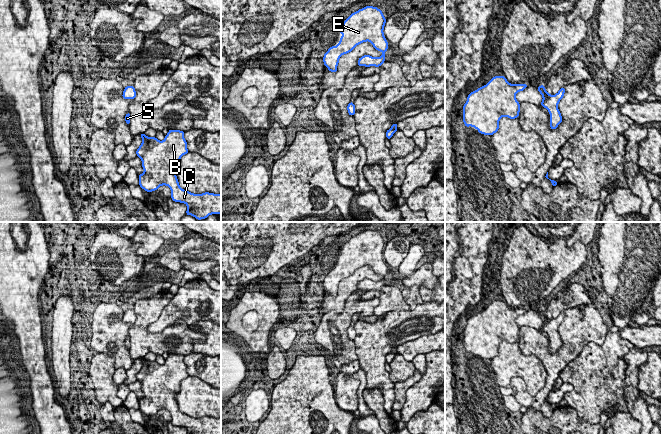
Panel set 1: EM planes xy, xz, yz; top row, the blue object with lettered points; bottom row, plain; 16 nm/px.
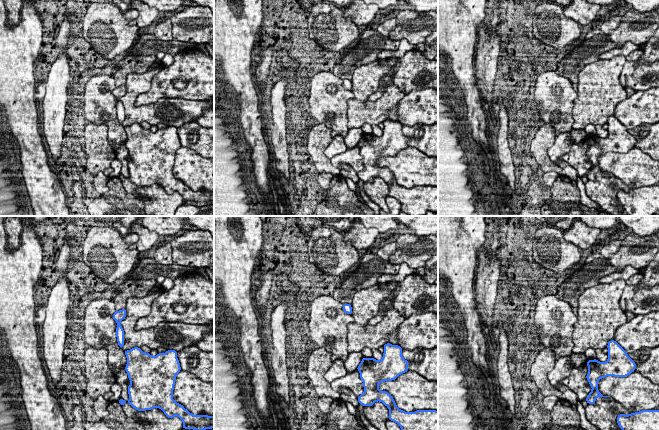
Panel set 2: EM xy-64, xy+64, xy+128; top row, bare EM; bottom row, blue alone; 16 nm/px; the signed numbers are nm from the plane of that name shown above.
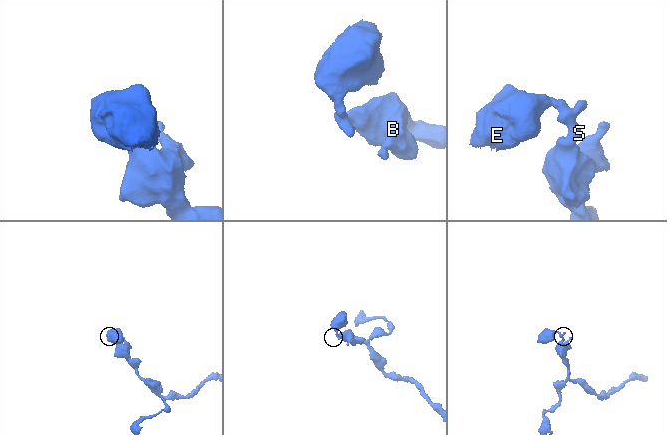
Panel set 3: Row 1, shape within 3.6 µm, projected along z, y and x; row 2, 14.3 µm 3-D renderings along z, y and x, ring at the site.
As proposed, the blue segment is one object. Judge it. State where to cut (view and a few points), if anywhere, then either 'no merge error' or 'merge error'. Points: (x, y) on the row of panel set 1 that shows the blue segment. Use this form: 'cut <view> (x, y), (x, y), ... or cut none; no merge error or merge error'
cut none; no merge error

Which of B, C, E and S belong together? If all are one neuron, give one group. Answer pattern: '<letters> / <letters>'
B C E S

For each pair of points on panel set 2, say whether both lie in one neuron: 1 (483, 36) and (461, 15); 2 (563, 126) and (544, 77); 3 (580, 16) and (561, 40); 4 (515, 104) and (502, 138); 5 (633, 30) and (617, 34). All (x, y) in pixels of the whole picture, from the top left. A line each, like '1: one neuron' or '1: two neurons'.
1: two neurons
2: one neuron
3: two neurons
4: two neurons
5: one neuron

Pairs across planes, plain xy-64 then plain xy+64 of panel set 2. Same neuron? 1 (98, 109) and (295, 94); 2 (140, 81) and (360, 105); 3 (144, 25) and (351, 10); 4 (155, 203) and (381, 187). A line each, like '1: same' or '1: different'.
1: same
2: same
3: same
4: different

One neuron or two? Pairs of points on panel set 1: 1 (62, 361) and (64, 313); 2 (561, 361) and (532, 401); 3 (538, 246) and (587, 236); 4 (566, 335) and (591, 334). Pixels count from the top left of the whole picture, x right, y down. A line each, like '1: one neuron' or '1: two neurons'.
1: one neuron
2: one neuron
3: two neurons
4: one neuron

